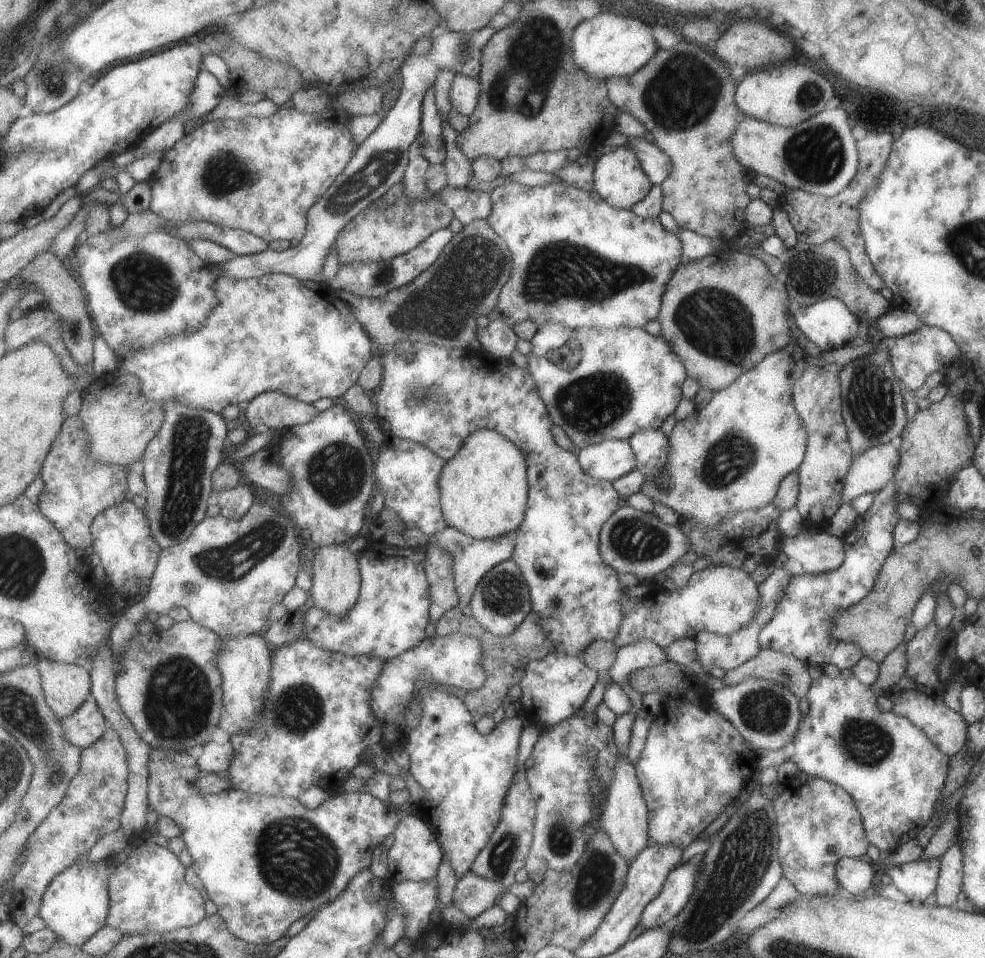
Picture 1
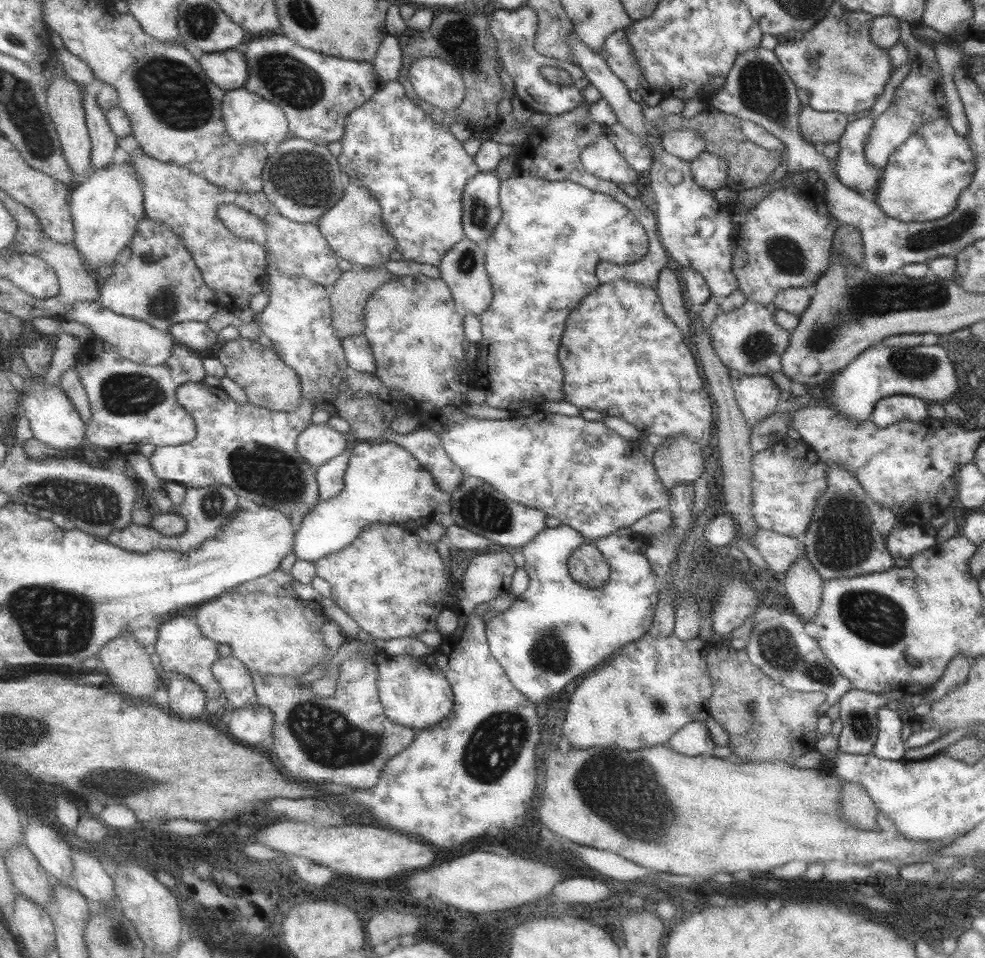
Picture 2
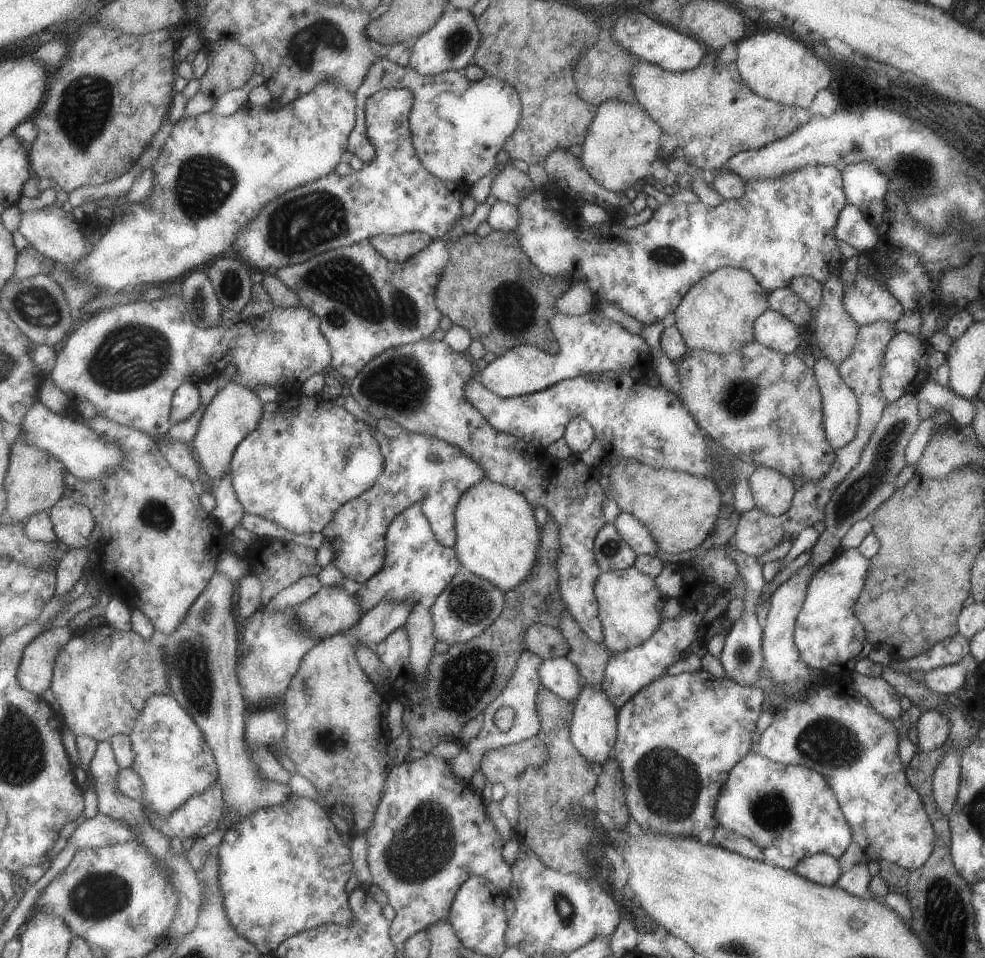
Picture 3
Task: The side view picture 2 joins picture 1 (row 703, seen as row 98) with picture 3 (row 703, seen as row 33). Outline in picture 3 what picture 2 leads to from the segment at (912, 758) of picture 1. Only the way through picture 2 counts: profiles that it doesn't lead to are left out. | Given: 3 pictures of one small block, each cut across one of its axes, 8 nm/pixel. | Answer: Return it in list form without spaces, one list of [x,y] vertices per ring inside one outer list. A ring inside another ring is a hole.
[[[823,682],[811,690],[805,700],[789,700],[773,714],[773,722],[759,734],[757,744],[751,742],[751,754],[759,754],[783,766],[805,766],[819,772],[831,786],[845,820],[851,824],[851,834],[867,860],[889,860],[905,870],[917,870],[927,862],[935,848],[935,830],[925,812],[921,796],[907,782],[905,766],[897,758],[897,724],[885,720],[869,704],[865,696],[849,696],[839,690],[837,682]]]

